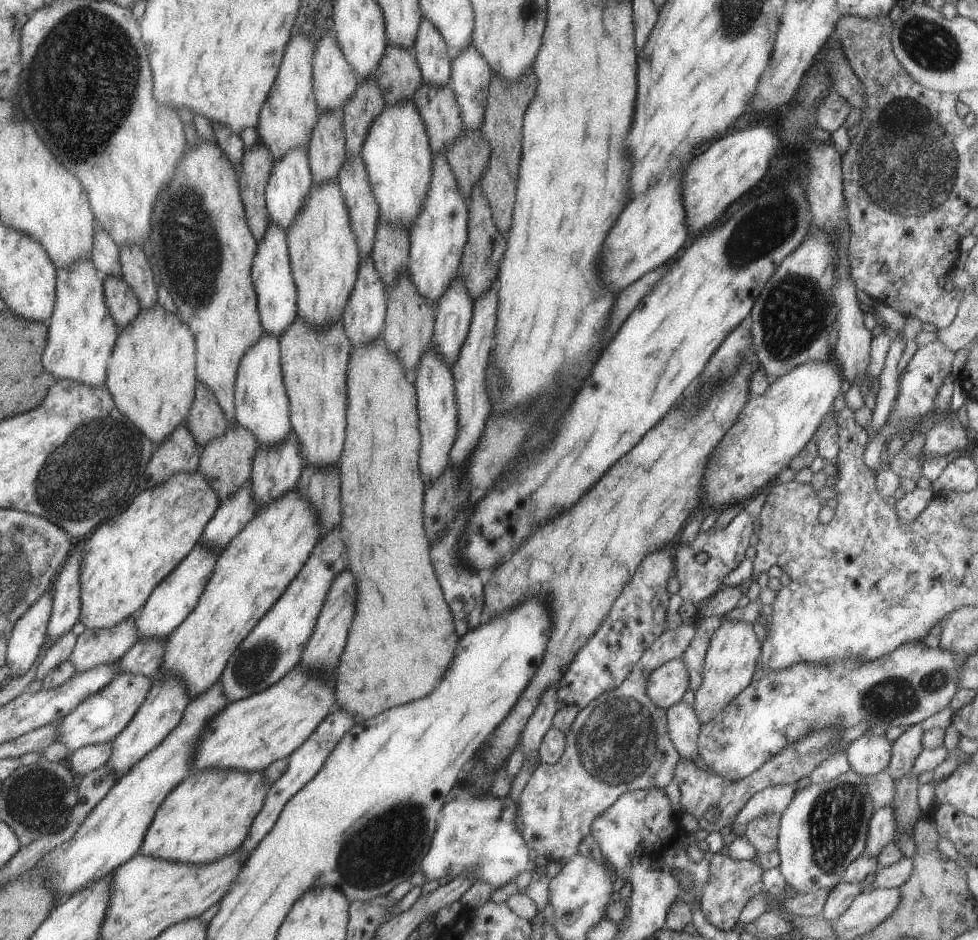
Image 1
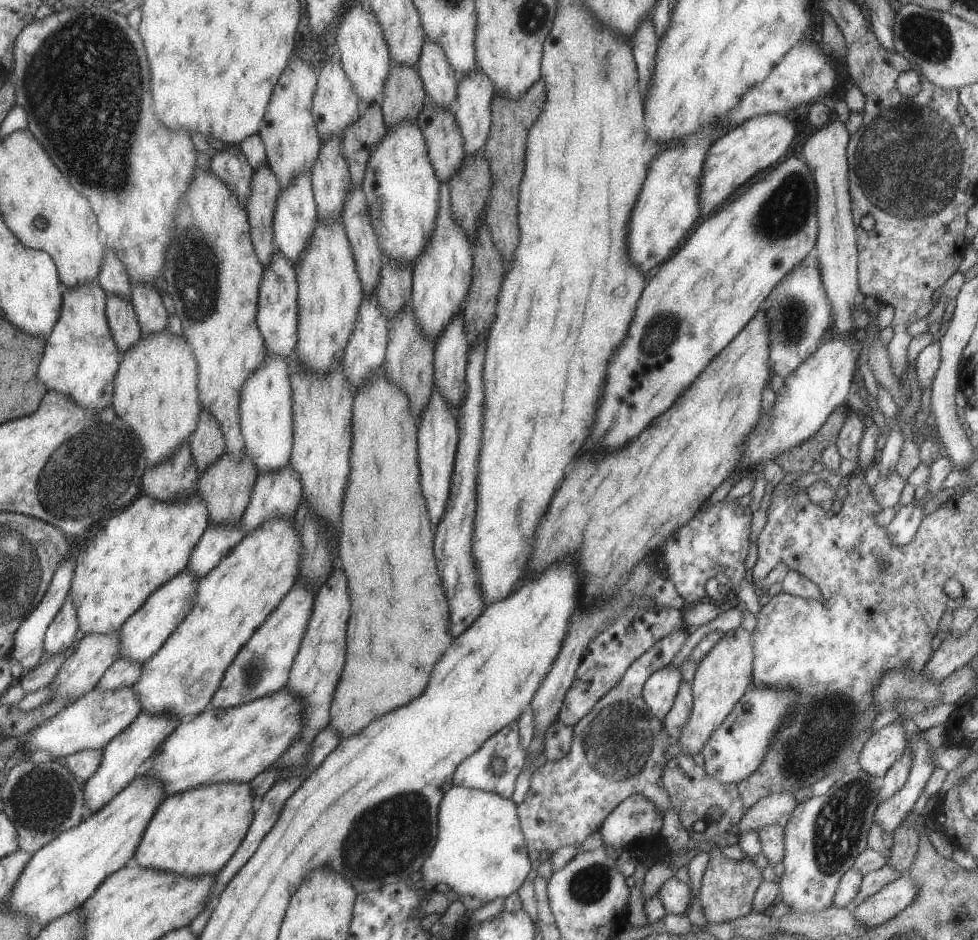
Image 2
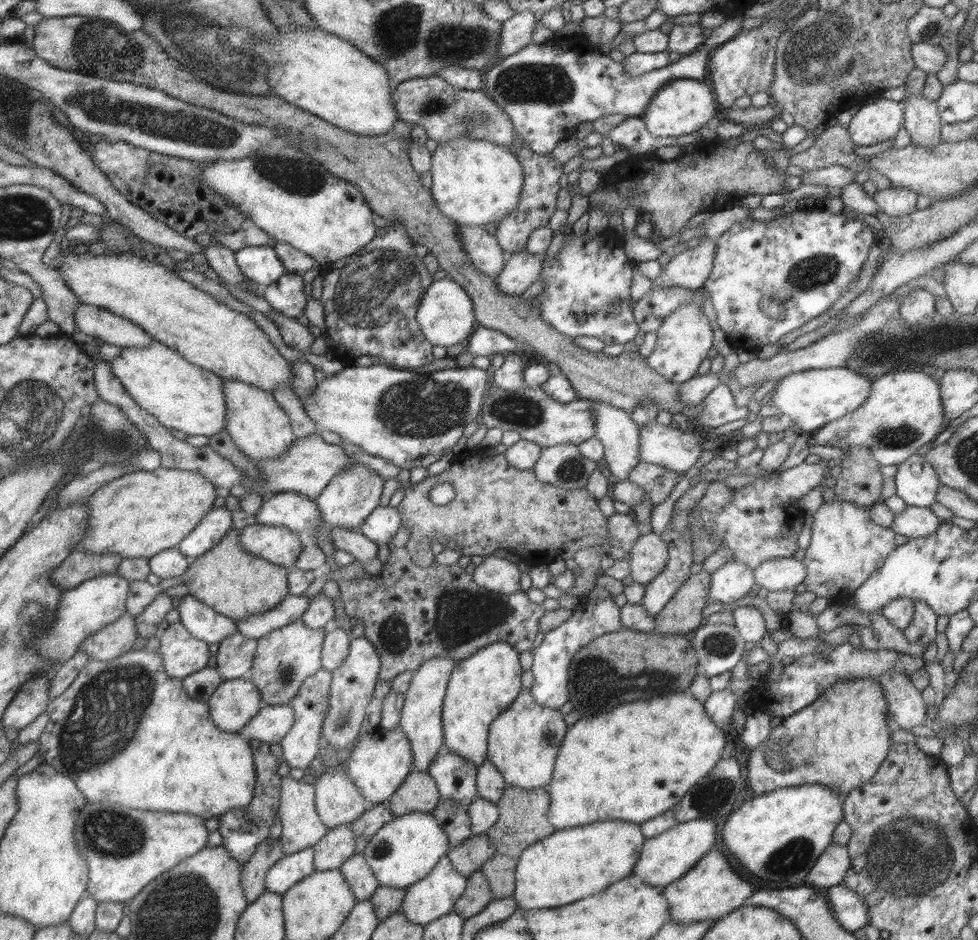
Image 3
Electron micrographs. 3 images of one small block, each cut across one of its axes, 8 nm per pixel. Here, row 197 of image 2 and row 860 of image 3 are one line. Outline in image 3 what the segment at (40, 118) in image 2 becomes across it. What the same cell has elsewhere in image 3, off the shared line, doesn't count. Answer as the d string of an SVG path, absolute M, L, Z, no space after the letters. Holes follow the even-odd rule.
M107 801L87 803L77 815L72 833L89 870L86 894L97 903L131 900L152 878L208 845L203 821L195 814L141 812Z

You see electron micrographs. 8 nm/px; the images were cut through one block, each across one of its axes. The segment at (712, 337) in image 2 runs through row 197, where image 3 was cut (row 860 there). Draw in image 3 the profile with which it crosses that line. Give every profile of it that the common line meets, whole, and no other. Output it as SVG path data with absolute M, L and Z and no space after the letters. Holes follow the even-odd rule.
M813 783L769 791L747 800L735 810L721 828L723 849L739 860L745 870L761 880L773 882L777 888L805 884L805 877L817 857L832 843L835 826L843 821L842 797L829 786Z

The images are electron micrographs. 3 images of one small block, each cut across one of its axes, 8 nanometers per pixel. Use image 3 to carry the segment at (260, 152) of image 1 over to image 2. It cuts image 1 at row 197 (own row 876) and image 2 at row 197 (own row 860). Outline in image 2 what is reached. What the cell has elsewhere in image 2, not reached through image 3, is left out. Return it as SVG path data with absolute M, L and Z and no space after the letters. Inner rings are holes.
M264 164L255 167L250 178L249 194L243 206L250 226L251 242L263 268L272 254L277 252L272 231L277 195L280 195L280 186L273 171Z

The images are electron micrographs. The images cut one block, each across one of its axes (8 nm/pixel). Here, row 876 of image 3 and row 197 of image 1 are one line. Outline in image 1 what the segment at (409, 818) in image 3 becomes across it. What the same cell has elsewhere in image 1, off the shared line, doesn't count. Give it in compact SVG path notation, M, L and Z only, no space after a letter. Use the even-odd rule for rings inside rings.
M412 98L384 104L381 112L369 124L359 155L378 206L379 221L399 223L409 230L424 201L432 163L424 120Z

